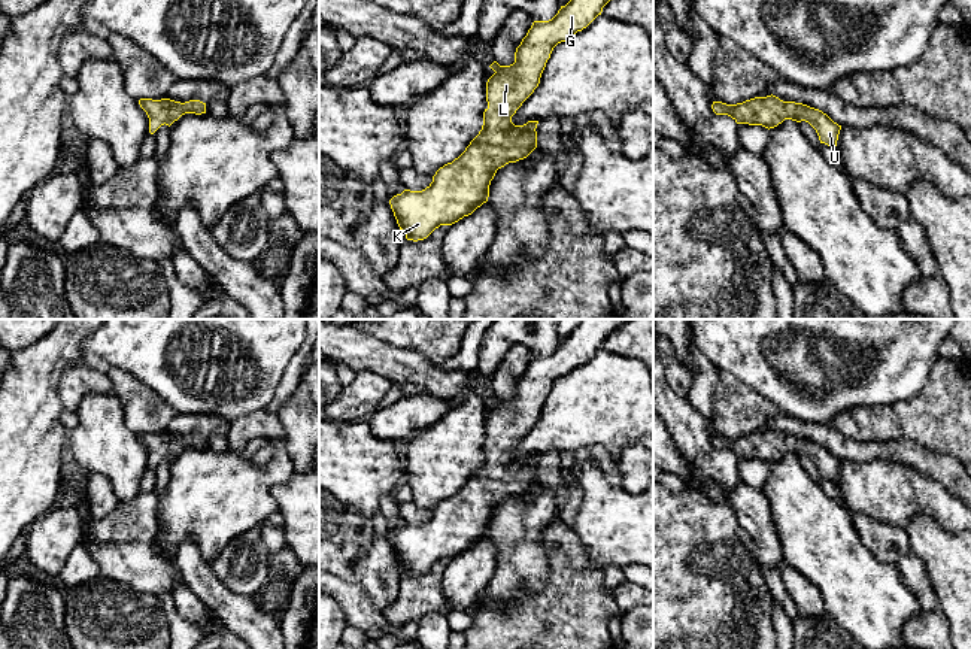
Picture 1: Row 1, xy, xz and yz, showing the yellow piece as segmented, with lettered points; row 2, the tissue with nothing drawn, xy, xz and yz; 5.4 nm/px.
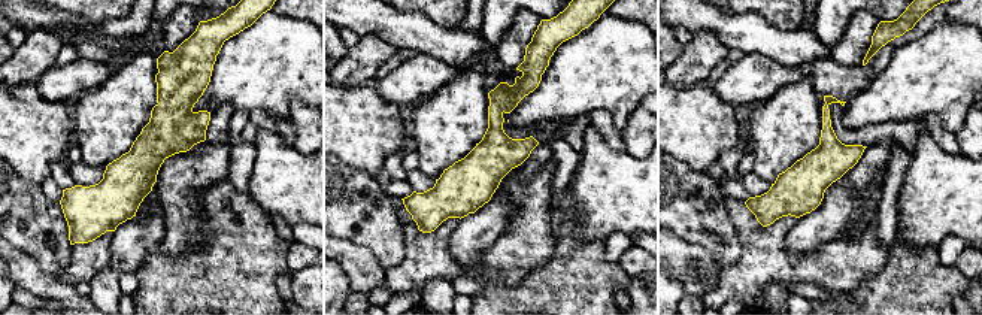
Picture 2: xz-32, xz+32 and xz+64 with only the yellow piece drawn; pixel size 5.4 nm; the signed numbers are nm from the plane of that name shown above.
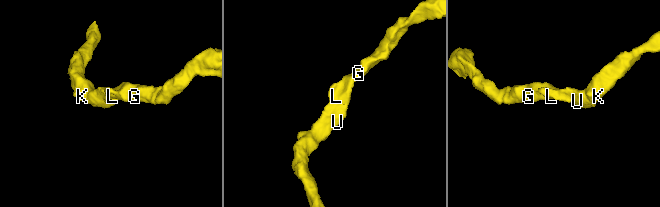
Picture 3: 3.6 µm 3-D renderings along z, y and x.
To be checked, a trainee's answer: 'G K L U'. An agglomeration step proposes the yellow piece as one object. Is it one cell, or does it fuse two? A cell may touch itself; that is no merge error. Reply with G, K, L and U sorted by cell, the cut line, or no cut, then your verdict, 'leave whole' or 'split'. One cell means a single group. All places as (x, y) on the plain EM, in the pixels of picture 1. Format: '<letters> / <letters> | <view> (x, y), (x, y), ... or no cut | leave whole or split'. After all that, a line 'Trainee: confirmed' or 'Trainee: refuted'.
G K L U | no cut | leave whole
Trainee: confirmed

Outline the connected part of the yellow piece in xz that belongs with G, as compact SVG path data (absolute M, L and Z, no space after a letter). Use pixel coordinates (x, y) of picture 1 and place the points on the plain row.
M580 319L577 328L565 340L561 340L552 354L532 357L527 370L516 382L513 398L500 400L494 395L489 400L495 407L486 416L488 442L483 446L483 460L479 468L458 492L436 506L433 516L425 524L404 524L389 534L397 558L406 567L407 574L424 574L440 559L452 559L464 551L471 549L488 536L489 519L497 504L509 497L527 492L537 482L535 463L538 455L515 460L512 451L538 421L553 382L586 363L601 349L603 342L628 321Z

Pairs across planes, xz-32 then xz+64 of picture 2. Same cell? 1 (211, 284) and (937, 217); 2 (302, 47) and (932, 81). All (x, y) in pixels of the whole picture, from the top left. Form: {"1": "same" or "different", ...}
{"1": "different", "2": "same"}

